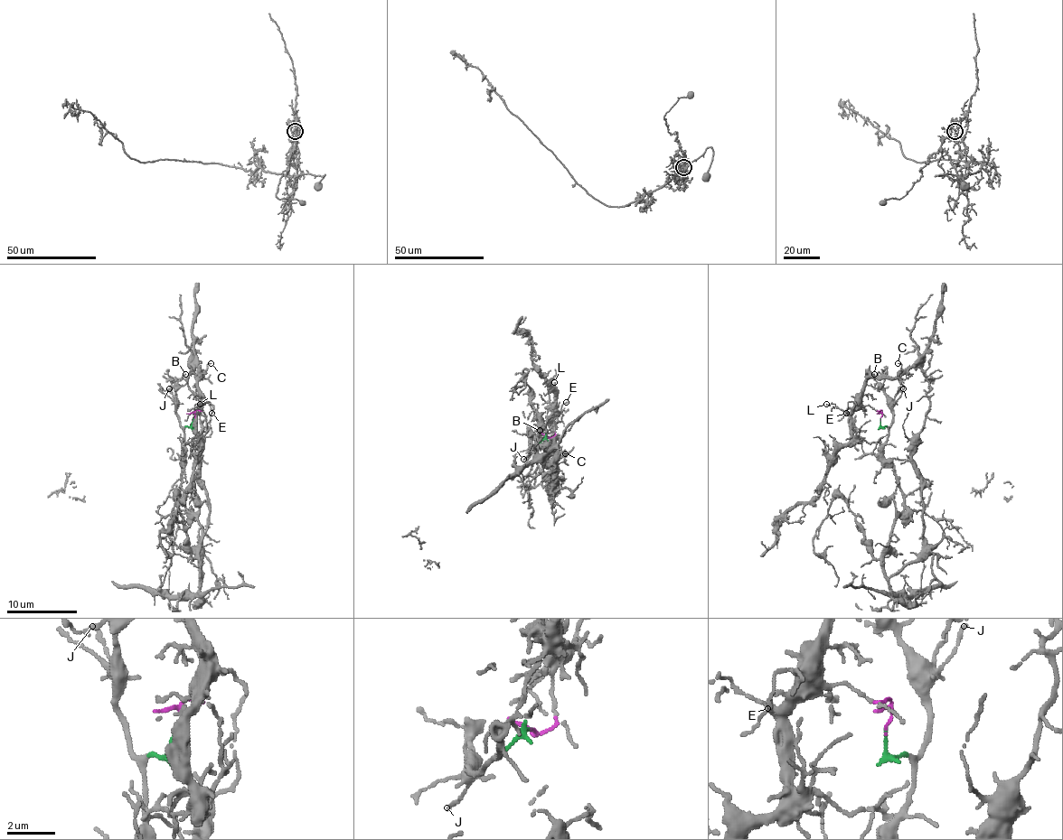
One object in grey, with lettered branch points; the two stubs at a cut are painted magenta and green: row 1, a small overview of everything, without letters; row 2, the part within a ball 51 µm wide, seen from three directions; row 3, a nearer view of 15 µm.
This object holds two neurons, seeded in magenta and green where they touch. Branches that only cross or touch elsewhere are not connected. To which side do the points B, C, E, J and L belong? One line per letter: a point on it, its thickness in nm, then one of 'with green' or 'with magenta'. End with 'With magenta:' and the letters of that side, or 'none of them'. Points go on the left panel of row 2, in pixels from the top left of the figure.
B: place (185, 374); calibre 140 nm; with green
C: place (211, 363); calibre 100 nm; with magenta
E: place (211, 413); calibre 120 nm; with magenta
J: place (169, 388); calibre 150 nm; with green
L: place (200, 404); calibre 110 nm; with magenta
With magenta: C, E, L

